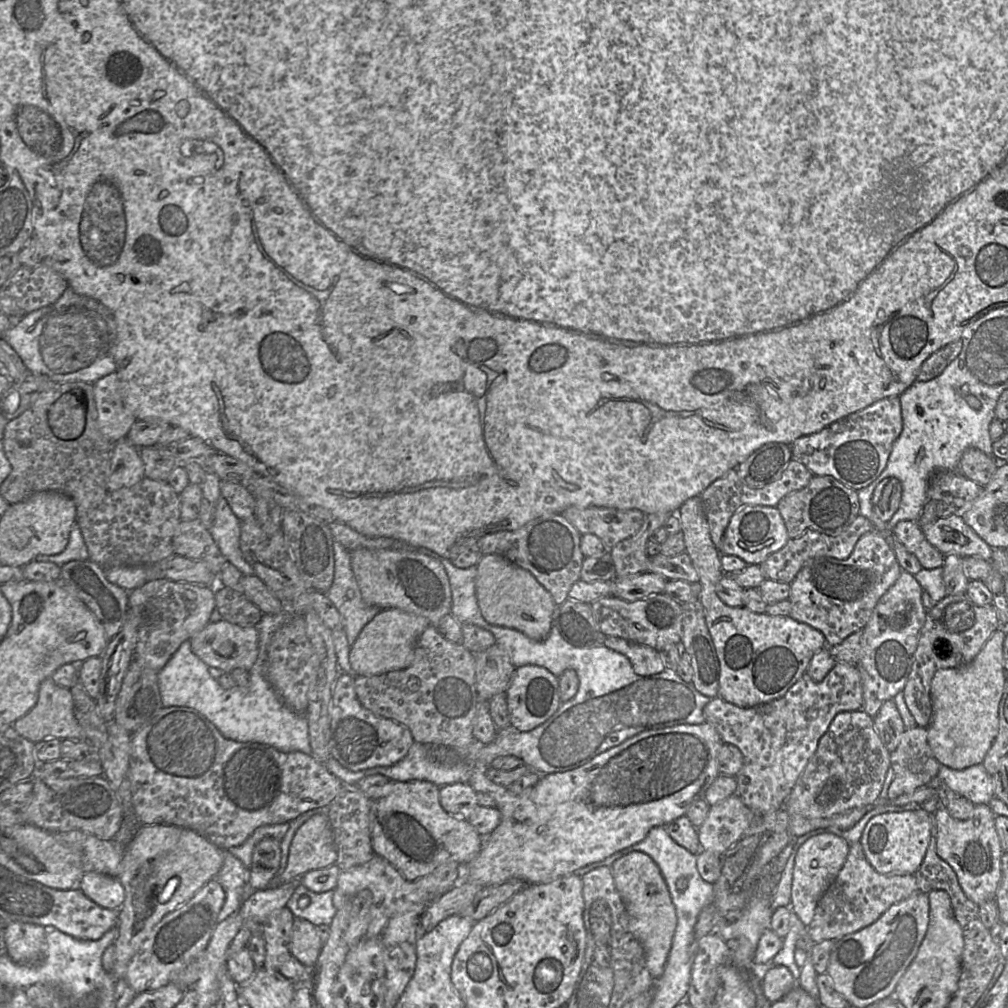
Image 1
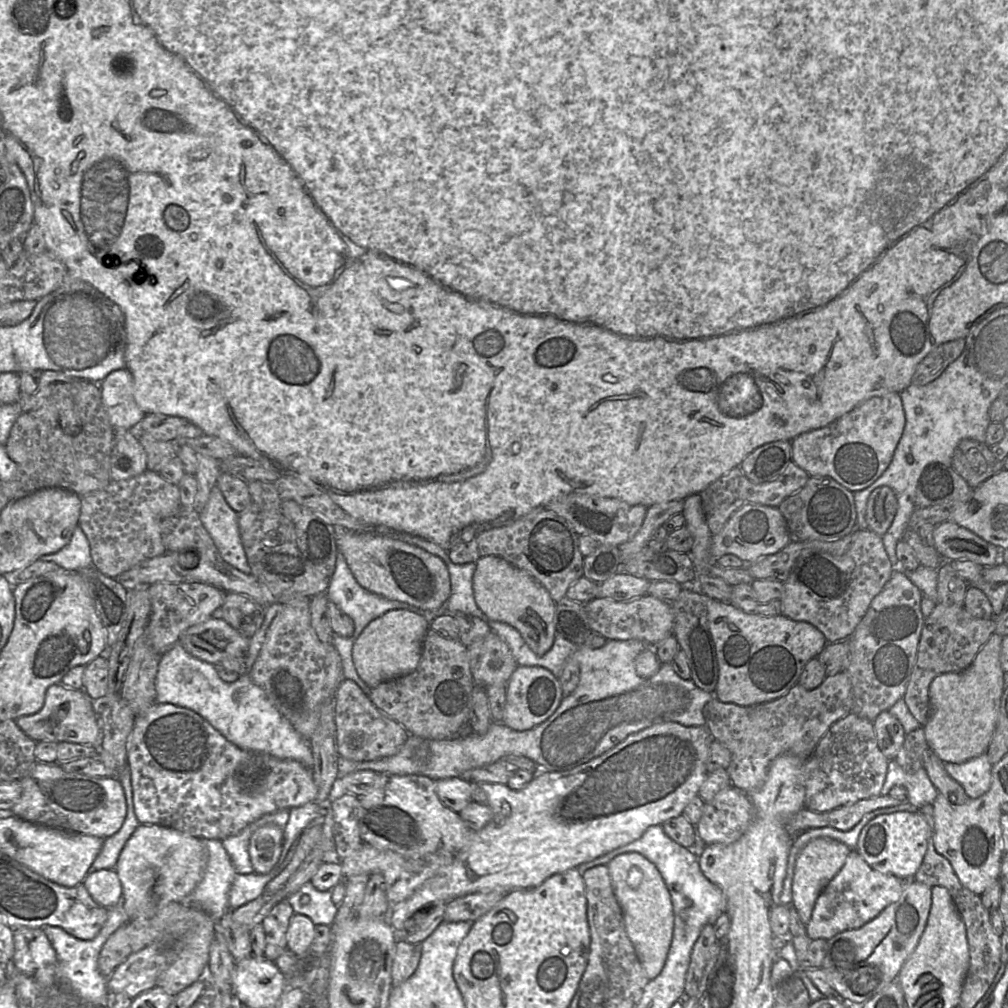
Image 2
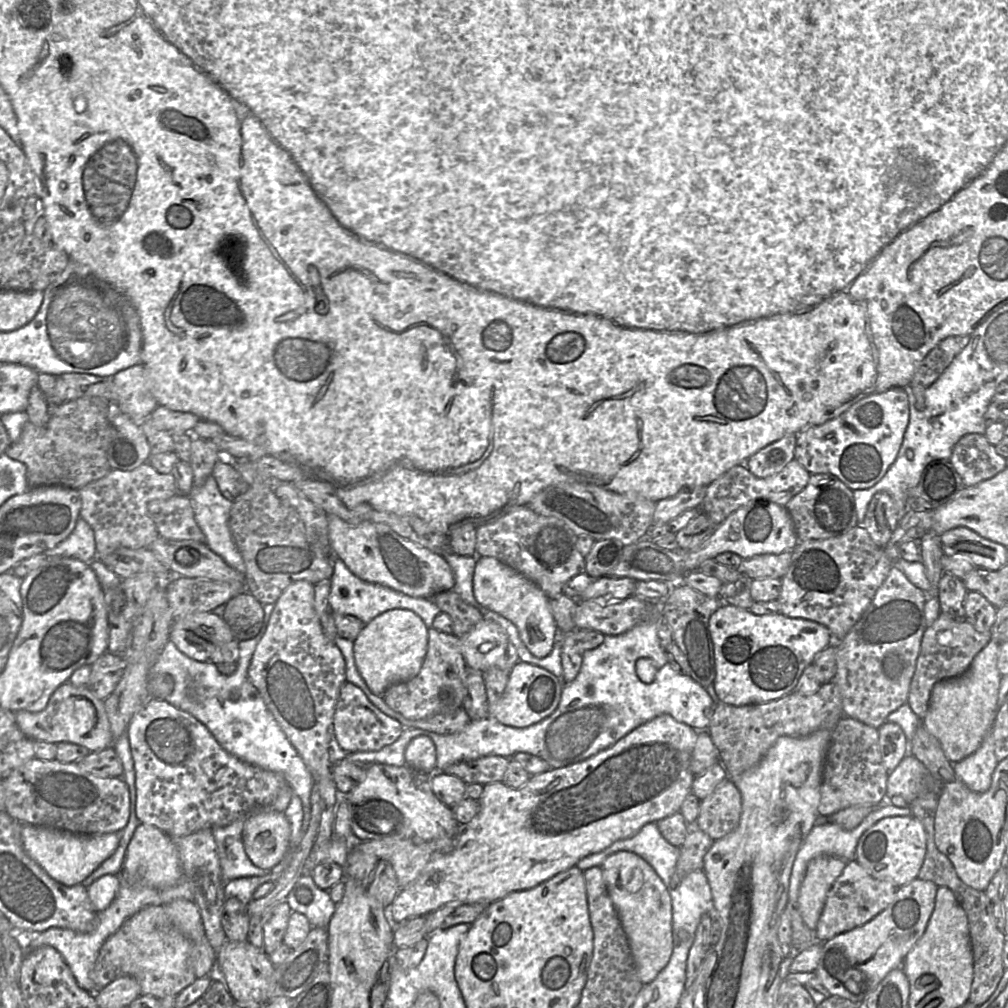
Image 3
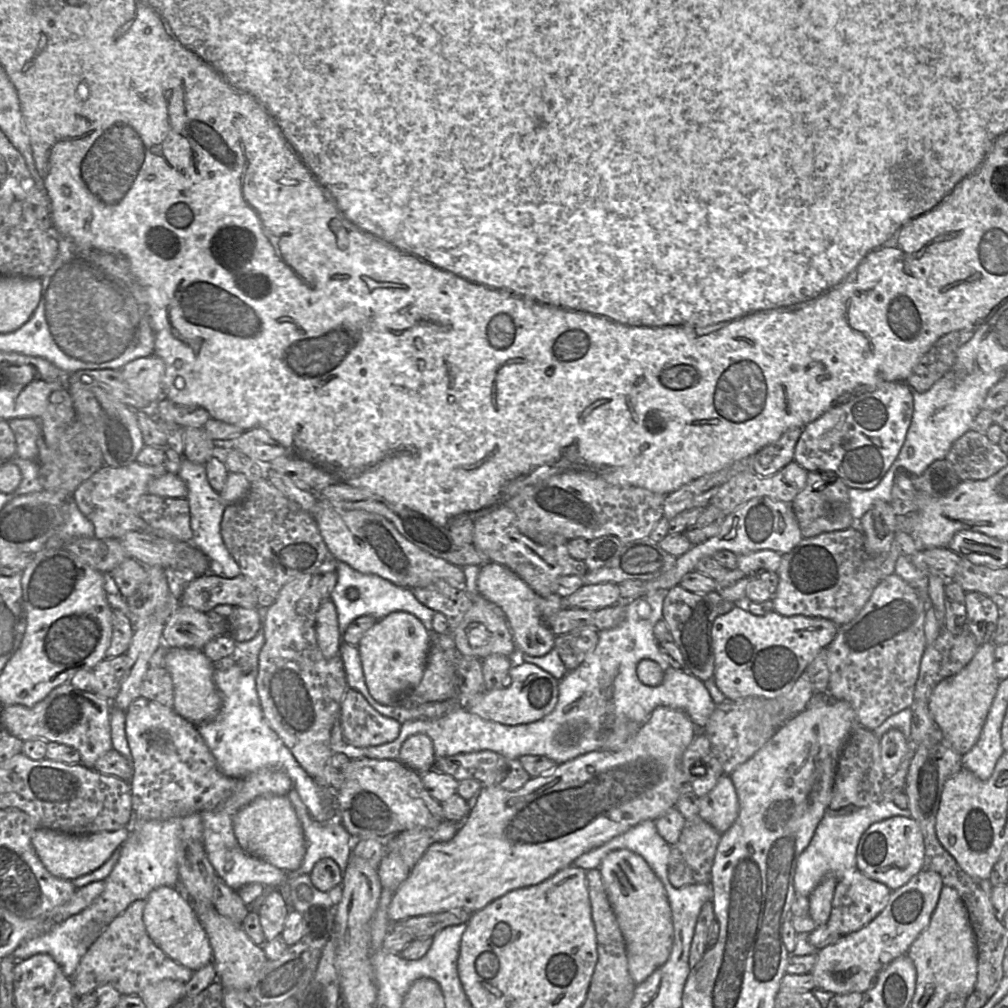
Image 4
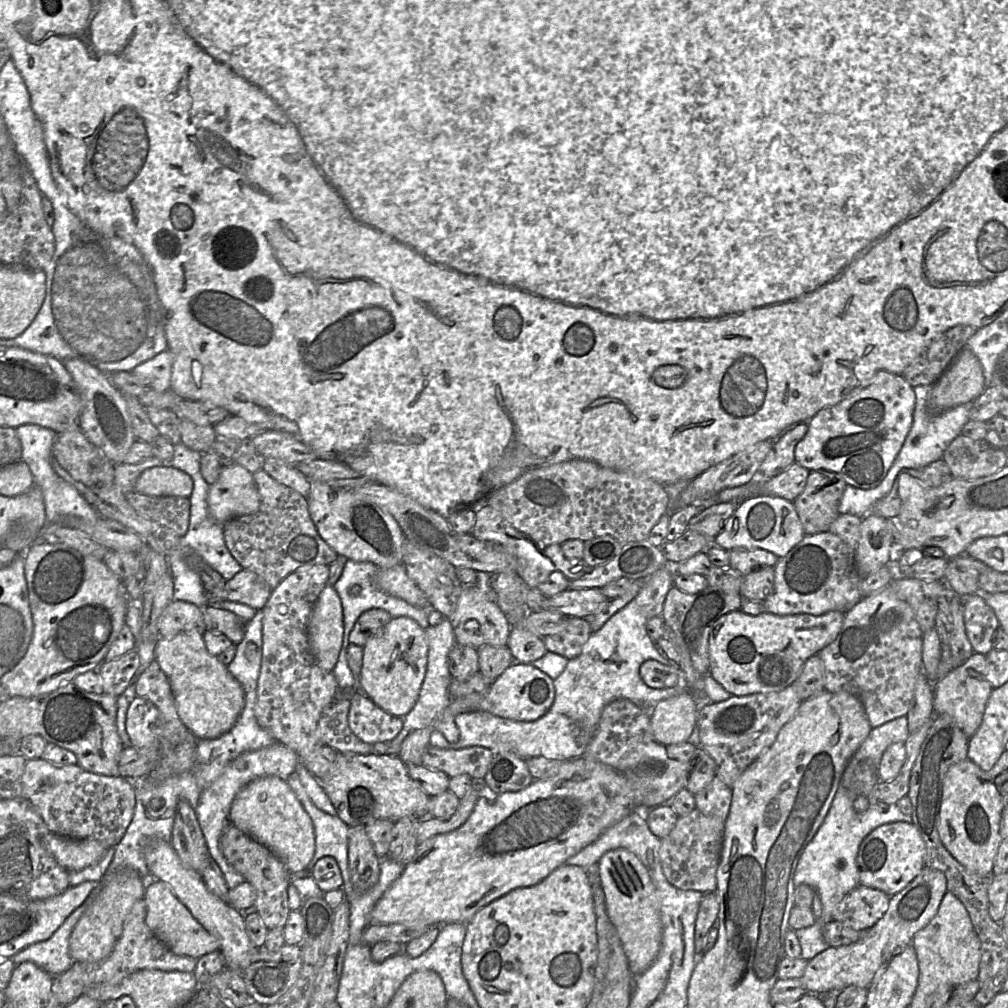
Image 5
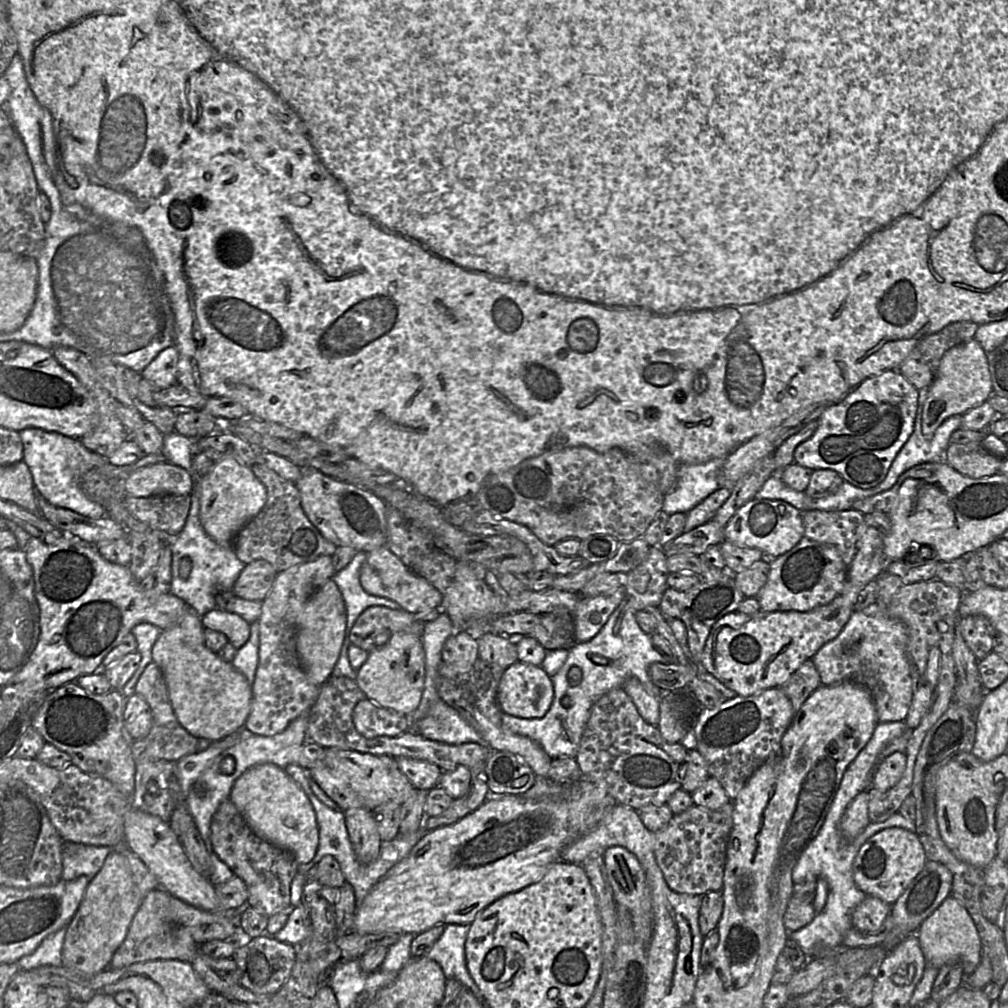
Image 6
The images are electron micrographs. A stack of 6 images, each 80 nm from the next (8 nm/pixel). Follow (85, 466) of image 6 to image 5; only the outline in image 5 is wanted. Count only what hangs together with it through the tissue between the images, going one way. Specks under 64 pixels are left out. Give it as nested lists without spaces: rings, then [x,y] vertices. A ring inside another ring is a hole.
[[[24,424],[15,430],[22,444],[21,461],[28,465],[34,478],[34,484],[42,491],[47,522],[60,523],[66,516],[77,516],[90,523],[96,523],[100,518],[103,518],[73,485],[59,477],[53,470],[50,456],[58,434],[37,424]]]

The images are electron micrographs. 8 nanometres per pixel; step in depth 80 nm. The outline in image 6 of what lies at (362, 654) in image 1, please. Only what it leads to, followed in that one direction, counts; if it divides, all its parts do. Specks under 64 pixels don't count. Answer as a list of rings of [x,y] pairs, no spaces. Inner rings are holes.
[[[394,633],[381,648],[368,654],[366,662],[357,671],[356,683],[365,697],[375,704],[410,716],[418,707],[425,675],[425,654],[422,639],[409,633]]]

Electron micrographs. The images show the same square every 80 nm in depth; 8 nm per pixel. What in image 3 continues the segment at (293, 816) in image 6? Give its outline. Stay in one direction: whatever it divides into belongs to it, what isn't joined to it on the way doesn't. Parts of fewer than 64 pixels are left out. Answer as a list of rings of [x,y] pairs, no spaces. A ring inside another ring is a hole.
[[[256,809],[244,821],[242,839],[251,862],[271,870],[290,850],[291,828],[284,812]]]

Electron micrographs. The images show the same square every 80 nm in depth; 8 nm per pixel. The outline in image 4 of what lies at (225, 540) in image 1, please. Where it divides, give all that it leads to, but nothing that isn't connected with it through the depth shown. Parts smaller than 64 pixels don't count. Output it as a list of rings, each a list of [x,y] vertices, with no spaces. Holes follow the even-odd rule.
[[[183,454],[178,476],[188,489],[186,499],[190,506],[190,523],[193,531],[191,543],[208,557],[211,562],[211,572],[225,578],[237,577],[241,573],[240,567],[225,546],[221,535],[220,525],[227,504],[209,484],[205,465],[189,461]]]

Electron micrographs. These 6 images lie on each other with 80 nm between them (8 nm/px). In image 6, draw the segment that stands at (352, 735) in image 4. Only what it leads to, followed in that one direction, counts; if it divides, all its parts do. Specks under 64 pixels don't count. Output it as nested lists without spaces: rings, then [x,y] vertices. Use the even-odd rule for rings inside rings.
[[[367,698],[355,705],[352,720],[365,738],[396,737],[410,729],[410,716],[383,708]]]

